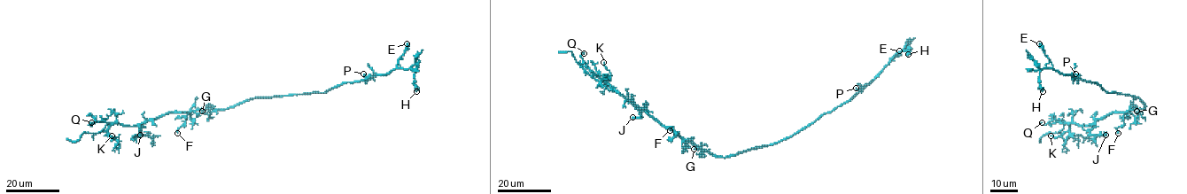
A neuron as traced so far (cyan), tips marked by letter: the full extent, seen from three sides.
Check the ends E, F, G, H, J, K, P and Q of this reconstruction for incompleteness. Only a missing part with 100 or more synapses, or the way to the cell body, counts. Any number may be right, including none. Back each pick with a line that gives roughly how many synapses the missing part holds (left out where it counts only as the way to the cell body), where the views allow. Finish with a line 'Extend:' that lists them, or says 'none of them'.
Extend: none of them

